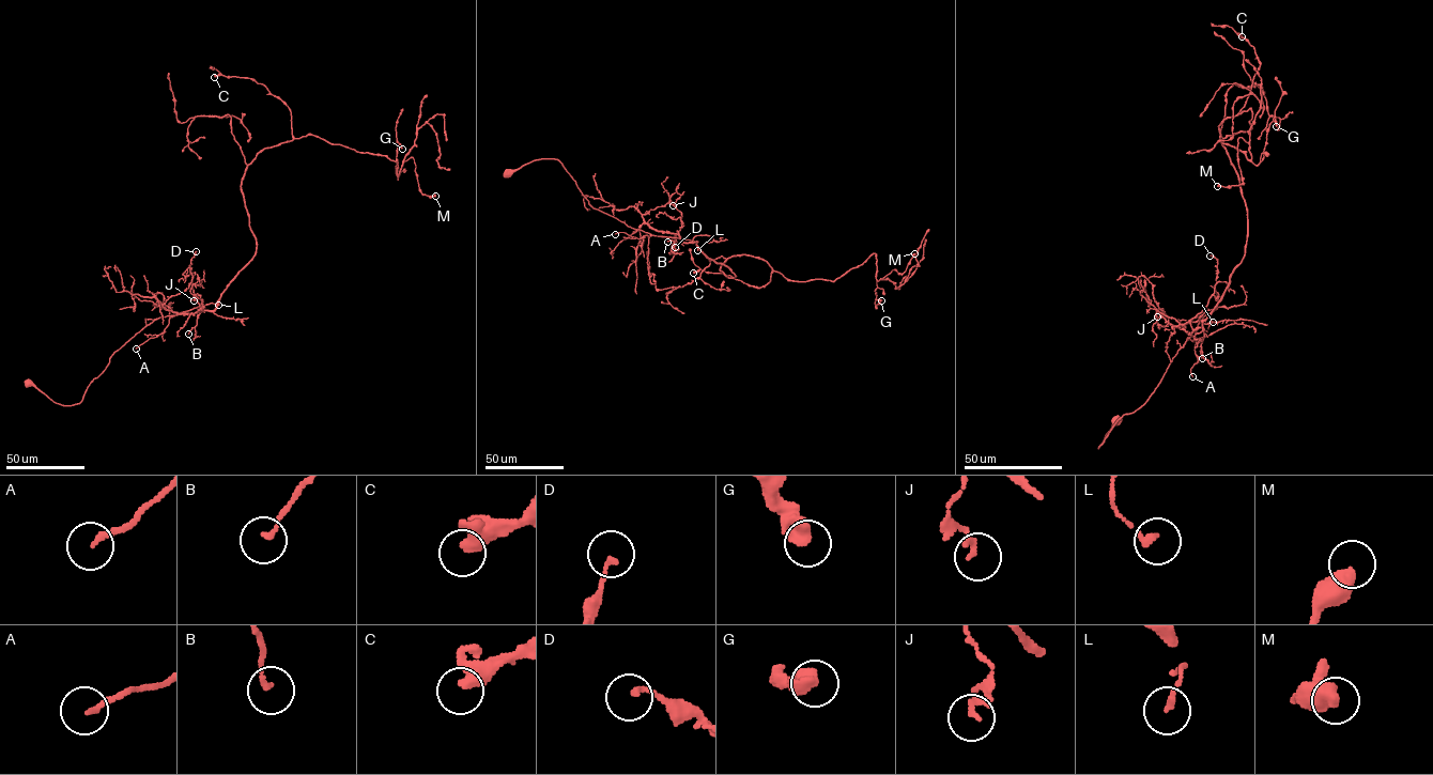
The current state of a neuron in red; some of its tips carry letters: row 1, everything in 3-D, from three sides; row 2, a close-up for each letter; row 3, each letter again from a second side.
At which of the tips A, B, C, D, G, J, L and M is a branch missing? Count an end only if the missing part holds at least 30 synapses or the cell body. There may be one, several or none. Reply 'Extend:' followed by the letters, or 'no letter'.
Extend: C

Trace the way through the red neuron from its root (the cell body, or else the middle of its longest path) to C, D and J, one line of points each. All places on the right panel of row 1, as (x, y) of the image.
C: (1115, 420), (1098, 448), (1146, 401), (1245, 253), (1247, 208), (1219, 128), (1245, 105), (1260, 65), (1242, 36)
D: (1115, 420), (1098, 448), (1146, 401), (1200, 320), (1203, 329), (1190, 321), (1214, 292), (1210, 256)
J: (1115, 420), (1098, 448), (1119, 419), (1146, 401), (1200, 320), (1203, 329), (1156, 310), (1157, 316)

